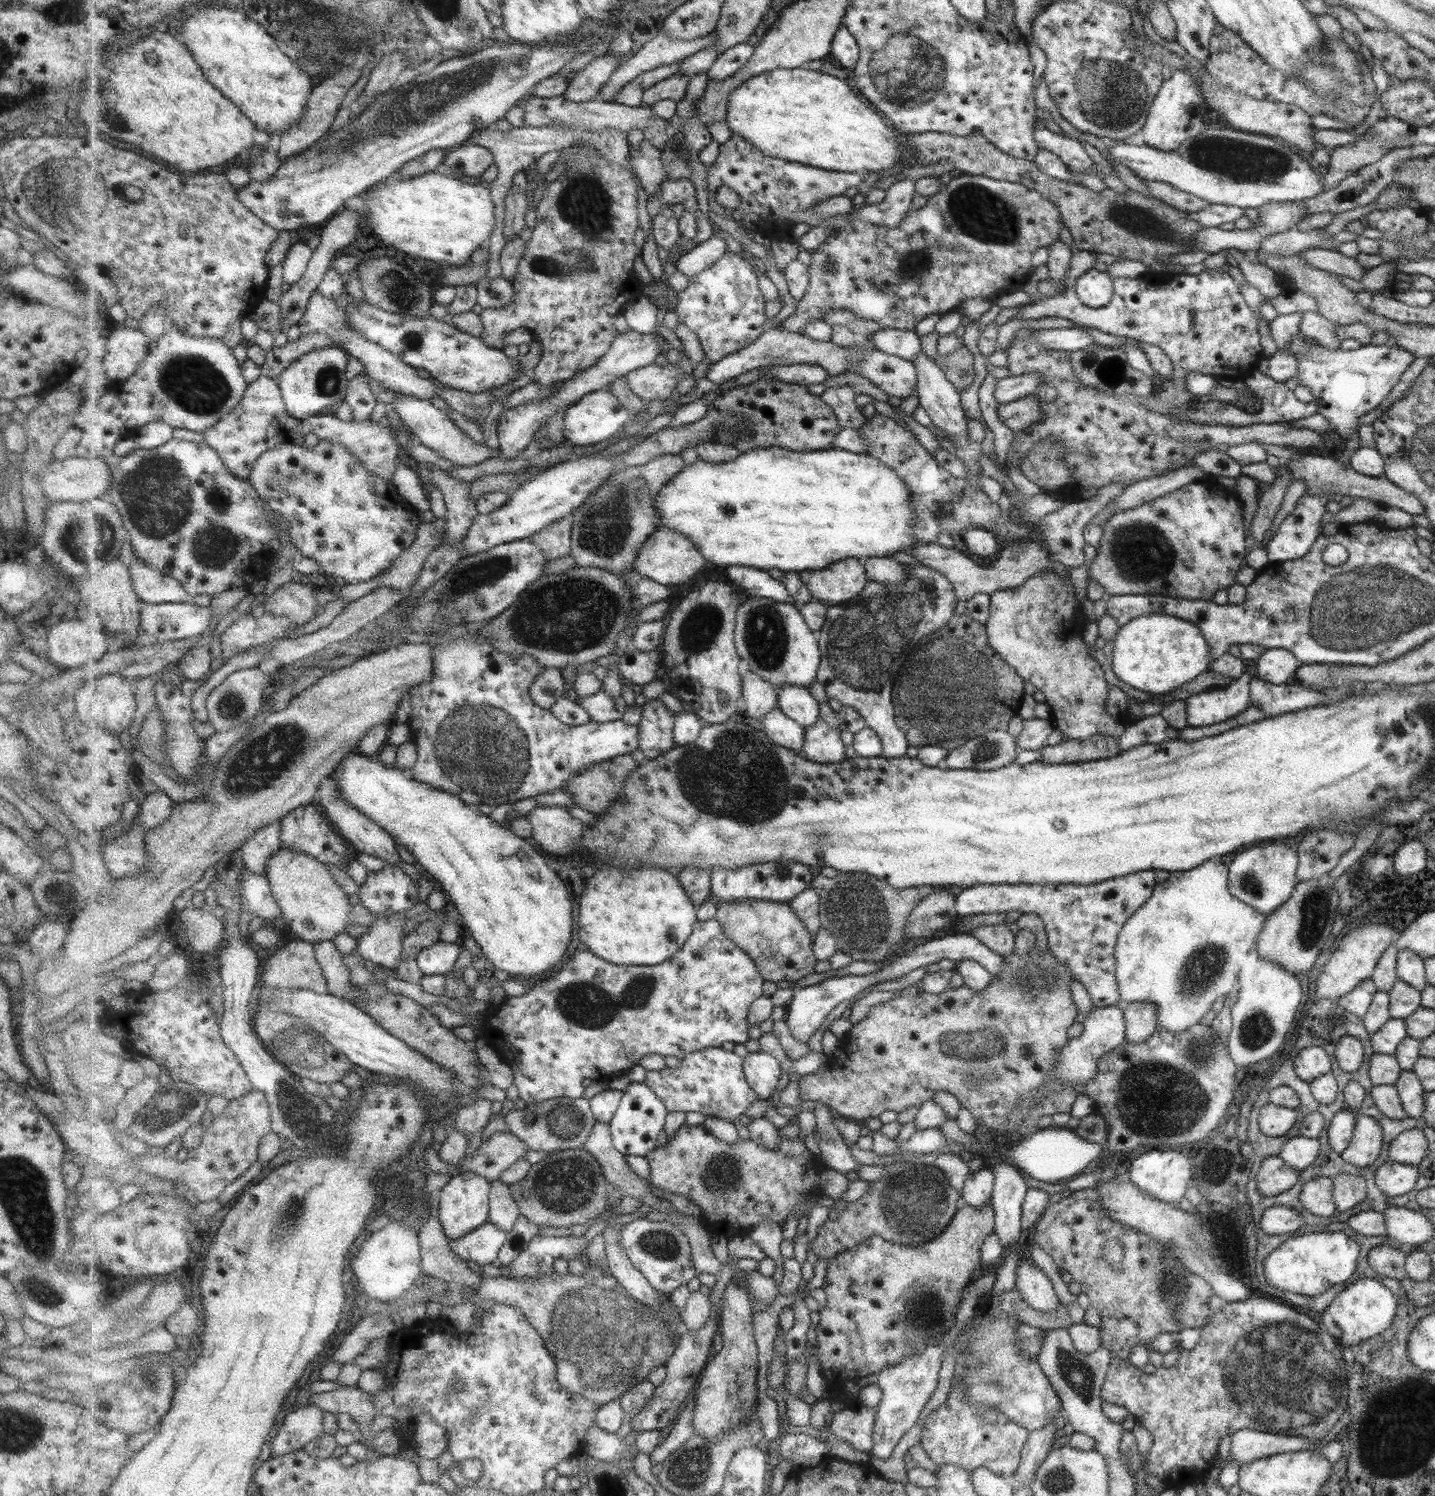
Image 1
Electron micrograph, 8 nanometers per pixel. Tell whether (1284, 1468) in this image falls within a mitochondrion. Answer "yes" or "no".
no

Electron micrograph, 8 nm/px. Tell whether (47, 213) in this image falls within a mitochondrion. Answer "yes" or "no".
yes

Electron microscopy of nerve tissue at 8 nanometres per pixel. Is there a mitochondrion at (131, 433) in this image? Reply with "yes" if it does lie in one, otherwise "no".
no

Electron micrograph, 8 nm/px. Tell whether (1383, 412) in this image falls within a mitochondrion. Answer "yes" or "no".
no

